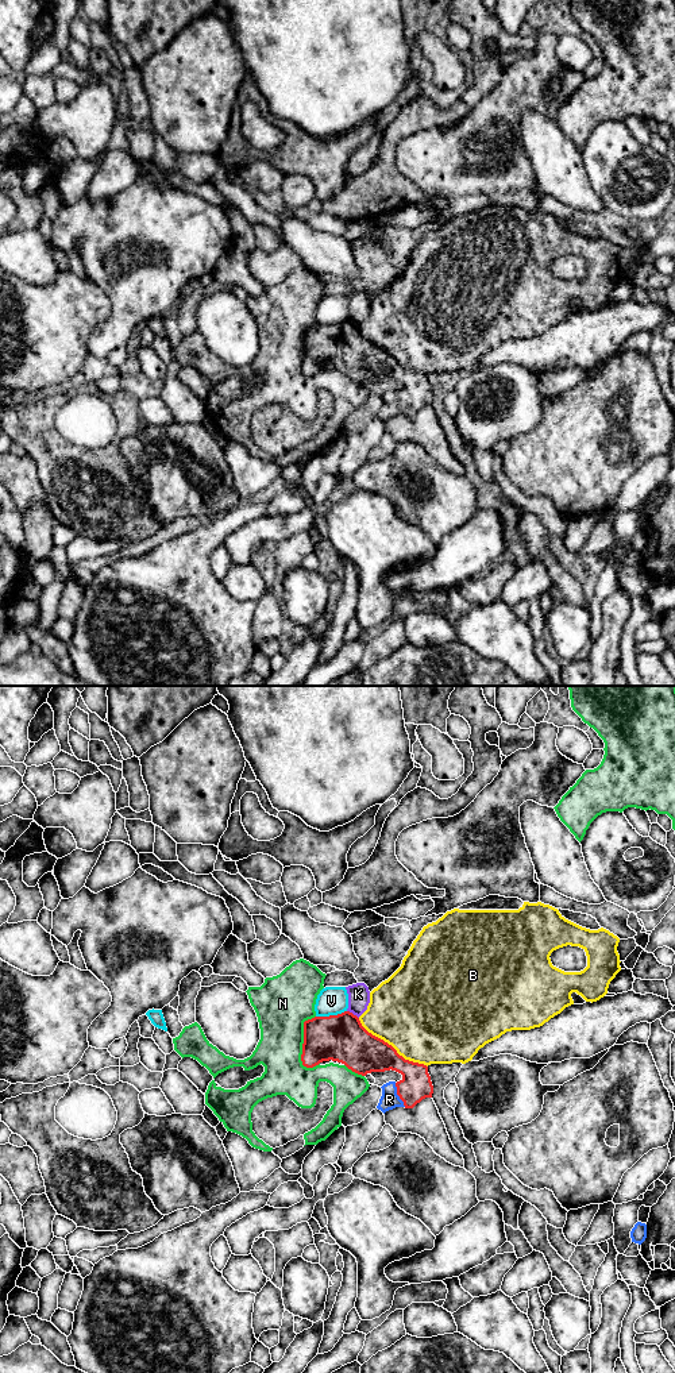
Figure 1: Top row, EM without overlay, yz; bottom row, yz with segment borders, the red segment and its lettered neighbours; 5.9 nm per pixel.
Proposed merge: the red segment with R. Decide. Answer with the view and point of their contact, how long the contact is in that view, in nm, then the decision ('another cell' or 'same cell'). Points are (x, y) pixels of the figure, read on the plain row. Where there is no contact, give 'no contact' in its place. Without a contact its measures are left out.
meets red in yz at (397, 402); contact 160 nm long; same cell

